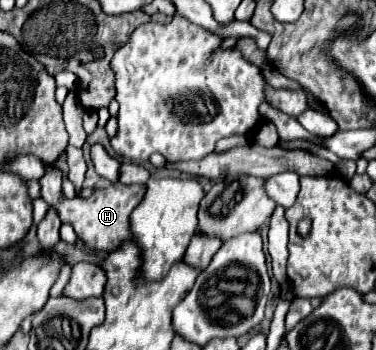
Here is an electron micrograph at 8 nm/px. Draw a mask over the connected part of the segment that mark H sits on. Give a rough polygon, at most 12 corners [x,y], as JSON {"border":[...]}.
{"border":[[47,167],[41,197],[93,251],[133,241],[131,211],[145,185],[113,183],[67,199]]}

